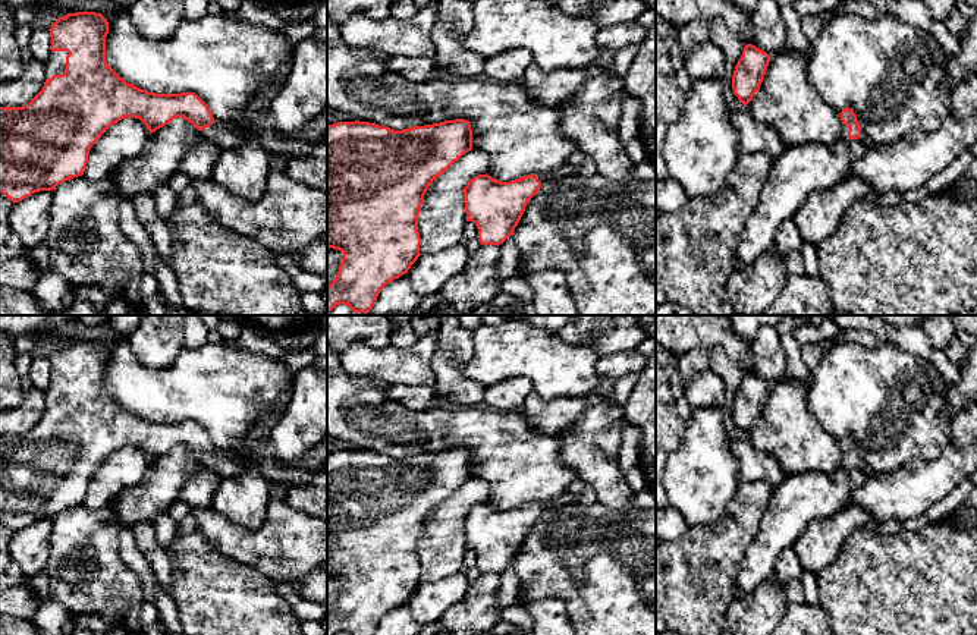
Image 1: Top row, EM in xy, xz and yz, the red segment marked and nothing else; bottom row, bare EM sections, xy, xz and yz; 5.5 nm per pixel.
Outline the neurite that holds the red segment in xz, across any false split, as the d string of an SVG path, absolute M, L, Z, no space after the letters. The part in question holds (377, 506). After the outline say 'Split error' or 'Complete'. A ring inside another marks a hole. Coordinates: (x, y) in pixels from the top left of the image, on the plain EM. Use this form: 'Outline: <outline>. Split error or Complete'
Outline: M465 447L403 459L359 449L327 455L327 578L343 582L337 604L327 614L327 635L373 635L386 613L408 601L421 584L418 544L428 515L471 478L472 458Z. Complete

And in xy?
Outline: M67 342L48 359L51 380L44 390L47 408L43 418L23 436L0 436L0 521L13 532L82 504L91 475L111 453L126 446L139 447L150 463L182 446L222 480L252 468L230 452L217 452L195 421L155 422L120 406L106 390L109 350L101 342Z. Split error

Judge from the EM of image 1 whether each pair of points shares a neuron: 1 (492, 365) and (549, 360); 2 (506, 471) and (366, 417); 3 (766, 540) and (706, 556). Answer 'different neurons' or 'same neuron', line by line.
1: same neuron
2: same neuron
3: different neurons

